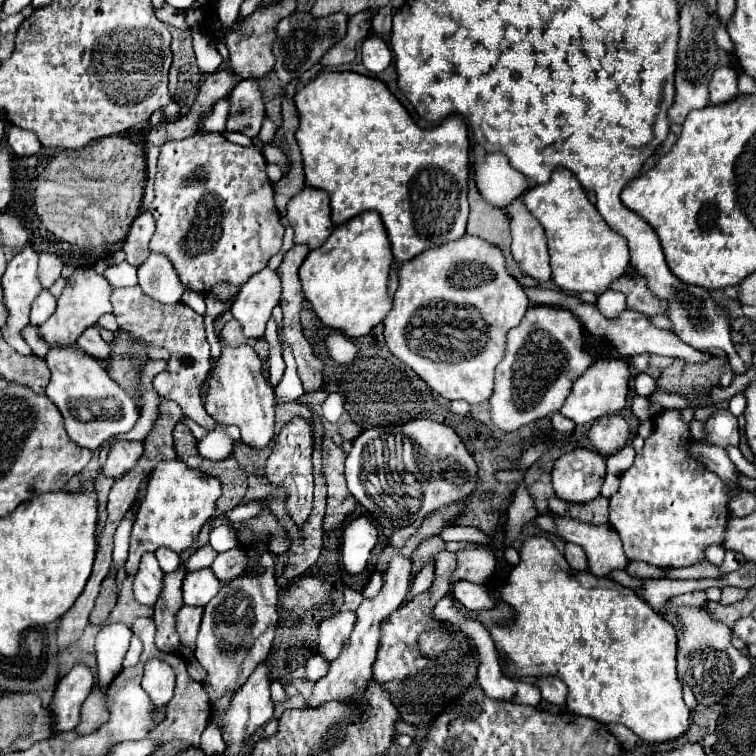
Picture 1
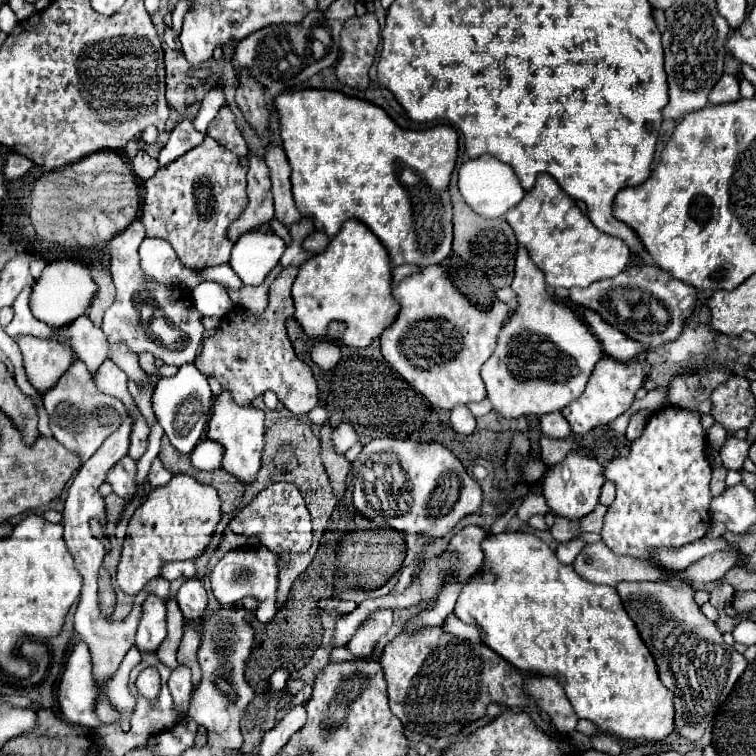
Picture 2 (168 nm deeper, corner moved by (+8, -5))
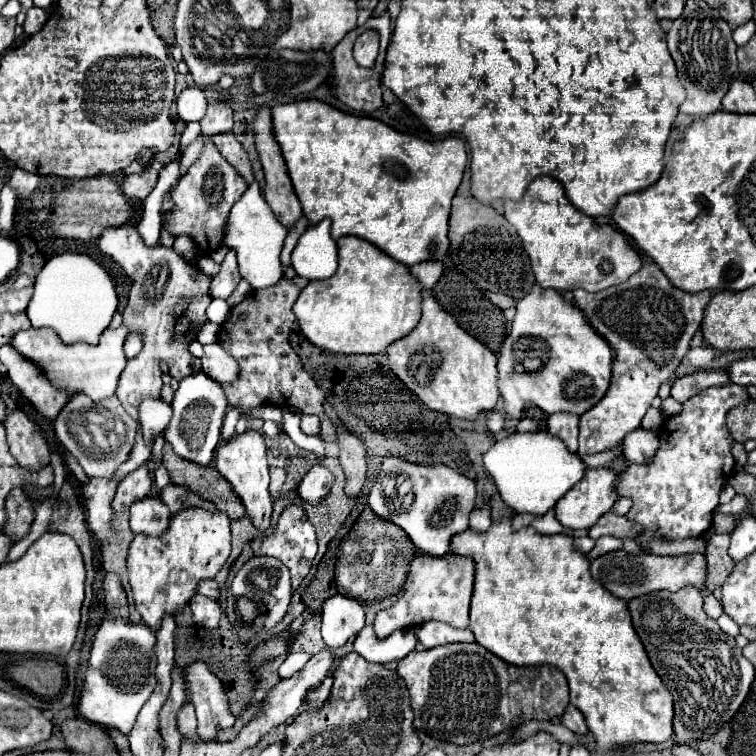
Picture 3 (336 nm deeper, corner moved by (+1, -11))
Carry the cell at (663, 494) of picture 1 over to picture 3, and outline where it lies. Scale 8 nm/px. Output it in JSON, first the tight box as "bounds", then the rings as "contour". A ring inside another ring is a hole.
{"bounds":[619,384,747,542],"contour":[[[737,384],[701,390],[683,404],[683,412],[679,416],[665,420],[659,432],[661,446],[653,462],[643,466],[631,464],[621,474],[619,494],[633,500],[629,516],[647,528],[639,542],[649,542],[653,538],[699,538],[711,528],[713,510],[719,504],[719,492],[735,468],[731,454],[735,440],[727,428],[727,414],[747,400],[747,390]]]}

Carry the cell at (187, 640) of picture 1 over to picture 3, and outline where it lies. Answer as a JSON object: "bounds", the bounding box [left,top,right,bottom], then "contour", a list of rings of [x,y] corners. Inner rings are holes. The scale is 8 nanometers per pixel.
{"bounds":[185,662,235,742],"contour":[[[203,662],[191,664],[185,672],[185,678],[193,706],[197,710],[197,732],[205,742],[213,742],[217,738],[217,730],[231,728],[235,724],[235,718],[227,708],[221,680],[213,672],[209,672]]]}

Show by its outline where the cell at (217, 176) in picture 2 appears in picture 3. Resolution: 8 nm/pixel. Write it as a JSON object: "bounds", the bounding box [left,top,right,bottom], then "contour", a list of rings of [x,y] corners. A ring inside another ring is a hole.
{"bounds":[165,140,247,252],"contour":[[[211,140],[205,142],[199,158],[193,162],[189,172],[179,180],[177,188],[171,192],[171,200],[175,202],[175,212],[167,216],[165,226],[175,234],[187,234],[191,240],[199,246],[199,250],[213,252],[223,240],[223,228],[229,216],[231,206],[239,200],[239,196],[247,190],[247,184],[243,184],[243,178],[235,174],[235,168],[231,168],[215,144]]]}

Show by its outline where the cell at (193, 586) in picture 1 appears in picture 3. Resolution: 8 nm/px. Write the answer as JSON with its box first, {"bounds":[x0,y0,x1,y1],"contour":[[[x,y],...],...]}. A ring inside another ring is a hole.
{"bounds":[191,594,221,630],"contour":[[[197,594],[193,600],[191,600],[191,610],[193,610],[193,620],[197,626],[205,628],[205,630],[215,630],[219,626],[219,620],[221,620],[221,606],[207,598],[207,596],[201,596]]]}

